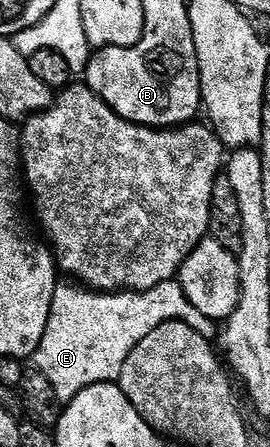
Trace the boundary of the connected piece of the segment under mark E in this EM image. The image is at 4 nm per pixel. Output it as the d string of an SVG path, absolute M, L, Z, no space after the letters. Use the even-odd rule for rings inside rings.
M174 279L147 291L95 291L66 282L70 281L59 282L52 297L48 329L44 329L44 337L40 337L40 345L32 357L33 366L48 377L52 389L56 389L58 402L63 405L71 403L92 385L117 381L124 361L128 361L128 353L132 353L152 329L160 329L160 325L168 321L180 321L208 340L219 338L219 324L204 317L204 313L188 301L182 284Z

